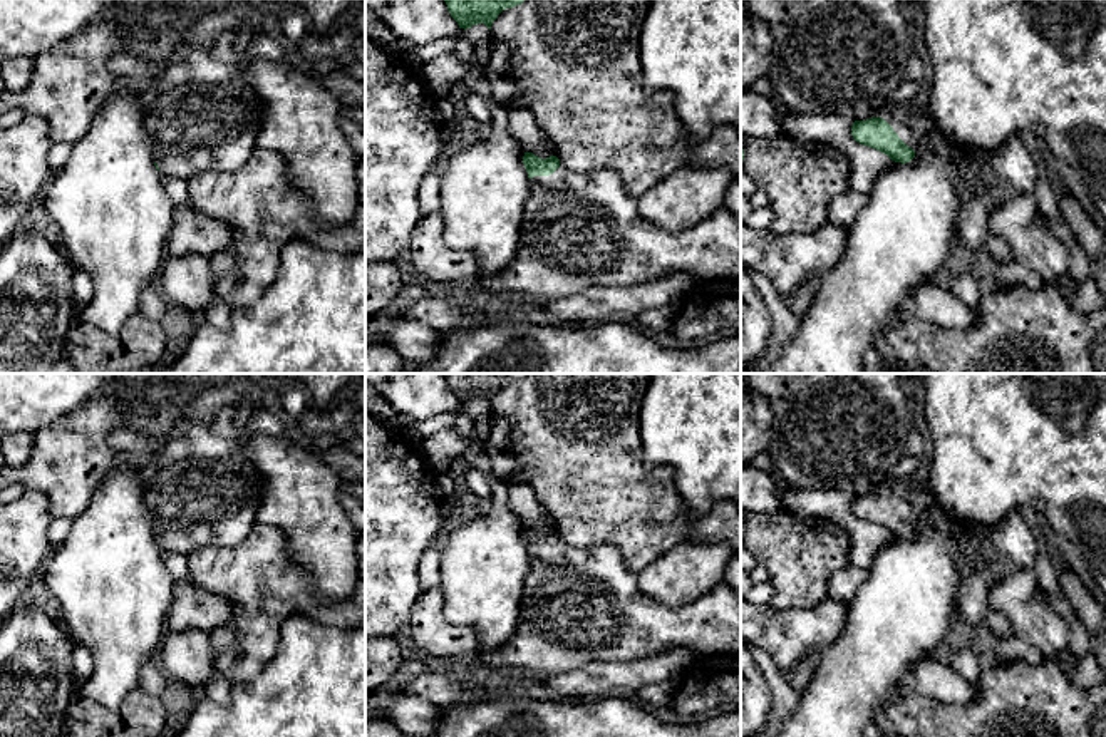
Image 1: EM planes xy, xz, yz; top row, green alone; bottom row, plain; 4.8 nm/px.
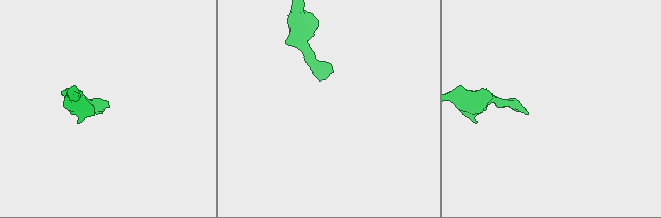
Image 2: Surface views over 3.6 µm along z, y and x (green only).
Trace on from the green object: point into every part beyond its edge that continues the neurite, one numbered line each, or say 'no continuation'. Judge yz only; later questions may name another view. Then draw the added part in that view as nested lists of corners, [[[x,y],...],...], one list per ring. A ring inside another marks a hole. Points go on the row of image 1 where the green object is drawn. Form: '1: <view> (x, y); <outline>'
1: yz (987, 180); [[[913,100],[898,106],[883,104],[878,117],[885,119],[898,137],[915,152],[923,142],[928,142],[948,164],[957,168],[959,194],[962,199],[957,214],[957,236],[972,253],[982,258],[987,238],[990,236],[992,213],[1016,196],[1031,194],[1039,179],[1037,161],[1024,144],[1021,134],[1012,134],[994,151],[979,151],[950,142],[935,129],[927,106],[923,109],[915,109]]]

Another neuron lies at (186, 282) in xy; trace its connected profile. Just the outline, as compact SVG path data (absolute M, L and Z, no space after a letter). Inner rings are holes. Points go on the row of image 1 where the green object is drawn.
M199 255L168 256L156 285L171 305L198 315L216 298L209 258Z

